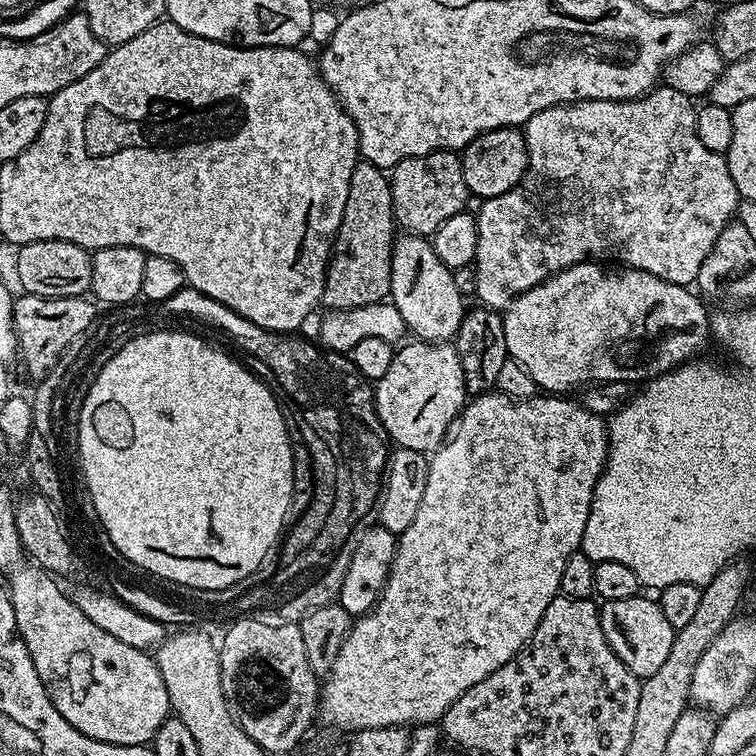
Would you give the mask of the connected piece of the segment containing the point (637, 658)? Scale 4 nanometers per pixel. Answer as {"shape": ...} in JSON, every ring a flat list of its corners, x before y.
{"shape":[[637,594,634,598,622,598,622,602,605,600,599,609,602,634,606,634,610,650,614,650,614,654,618,654,636,676,643,678,657,672,662,662,666,662,677,633,677,629,670,626,666,614,662,614,659,603,655,599,647,600,644,594]]}

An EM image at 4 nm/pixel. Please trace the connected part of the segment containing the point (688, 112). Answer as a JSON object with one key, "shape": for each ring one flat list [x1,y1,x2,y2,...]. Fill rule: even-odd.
{"shape":[[657,86,636,100,580,100,576,104,559,104,553,108,534,114,522,126,528,151,528,165,518,182,506,194,498,194,498,198,483,201,481,210,475,215,478,226,478,250,476,251,476,296,481,305,493,310,503,310,514,298,521,296,526,290,538,286,546,278,566,270,575,264,589,262,619,262,621,265,646,270,646,274,654,274,666,282,674,282,685,286,695,285,698,270,702,270,702,262,706,262,706,254,714,250,714,242,718,242,718,234,726,225,733,223,742,197,734,186,734,178,730,178,727,159,714,150,706,150,698,139,696,129,696,109,693,97,682,94,667,86]]}

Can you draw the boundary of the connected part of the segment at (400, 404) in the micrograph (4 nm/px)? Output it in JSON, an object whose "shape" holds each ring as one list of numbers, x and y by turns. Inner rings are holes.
{"shape":[[413,339,393,351,386,374,375,381,376,413,393,445,431,454,444,443,466,403,462,362,448,342]]}

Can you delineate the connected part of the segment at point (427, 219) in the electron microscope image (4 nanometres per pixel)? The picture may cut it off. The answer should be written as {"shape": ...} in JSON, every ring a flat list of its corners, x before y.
{"shape":[[455,151,431,152,425,156,406,158,390,169,392,182,392,209,396,212,396,223,405,233,414,236,431,238,438,226,446,222,446,218,454,218,454,214,465,211,465,204,470,195,466,186,466,178,462,178,462,162]]}

